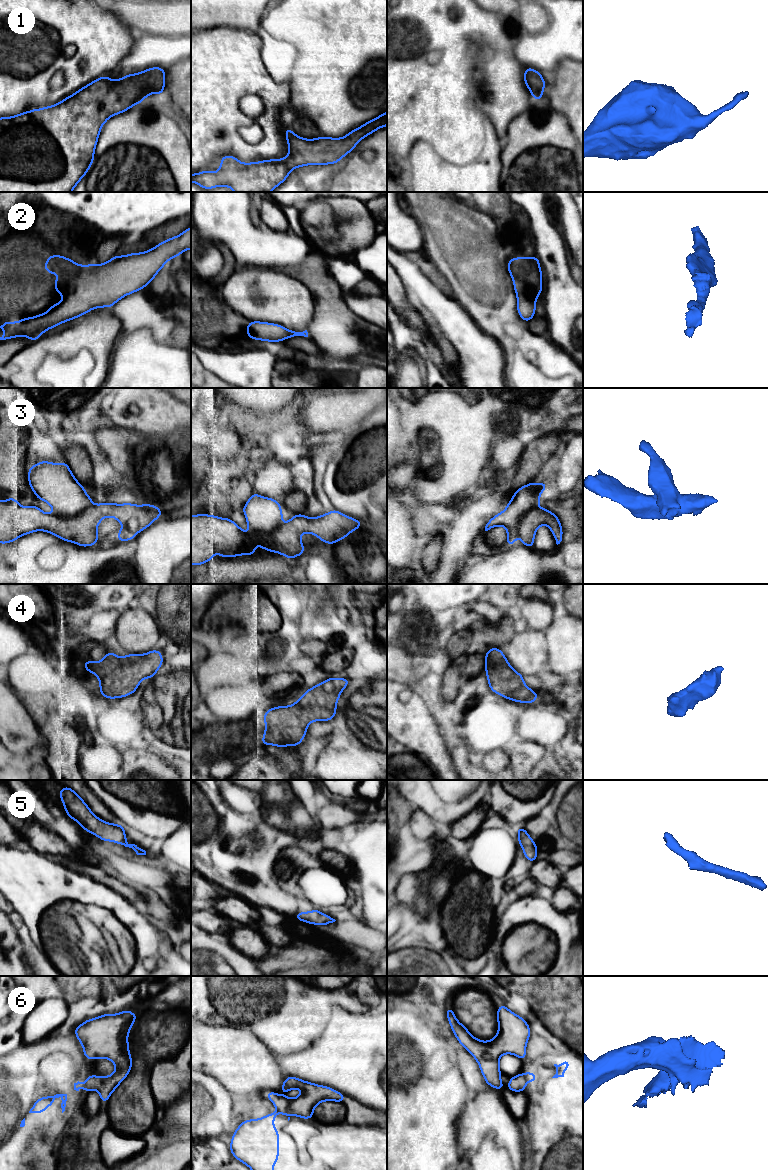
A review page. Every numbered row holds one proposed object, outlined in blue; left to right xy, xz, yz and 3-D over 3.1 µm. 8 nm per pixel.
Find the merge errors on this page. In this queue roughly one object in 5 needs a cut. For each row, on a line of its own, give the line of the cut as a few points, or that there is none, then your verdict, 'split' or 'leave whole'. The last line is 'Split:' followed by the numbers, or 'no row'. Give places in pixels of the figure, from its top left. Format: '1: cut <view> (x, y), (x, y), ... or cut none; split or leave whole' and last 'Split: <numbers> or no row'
1: cut none; leave whole
2: cut none; leave whole
3: cut xy (92, 504), (72, 516), (53, 514); split
4: cut none; leave whole
5: cut none; leave whole
6: cut yz (524, 1077), (526, 1083); split
Split: 3, 6

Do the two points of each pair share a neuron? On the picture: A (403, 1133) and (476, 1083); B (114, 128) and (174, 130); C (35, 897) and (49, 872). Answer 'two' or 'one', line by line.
A: two
B: one
C: one

